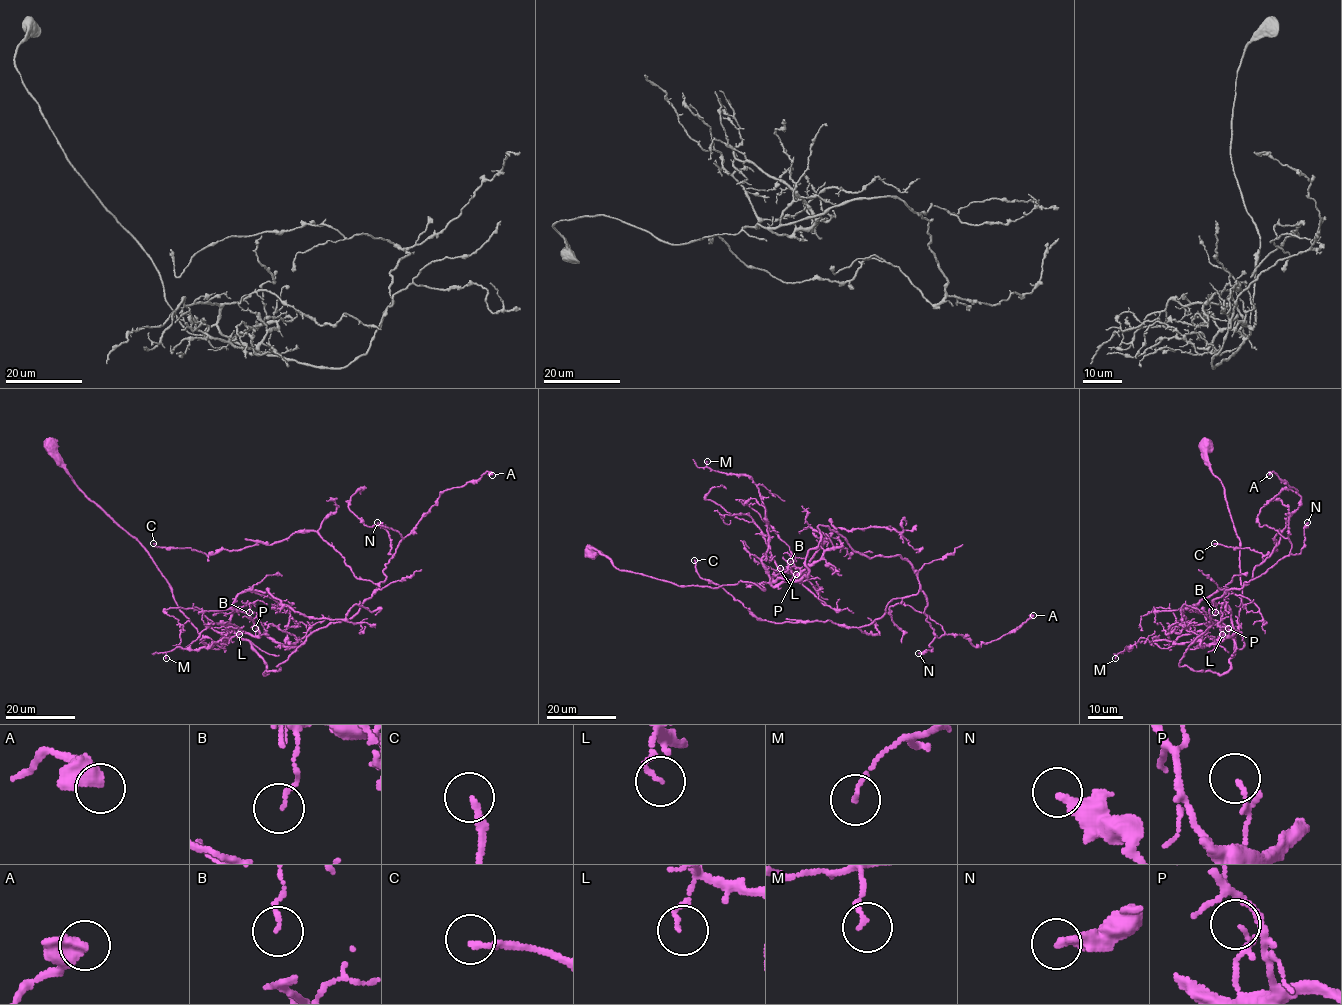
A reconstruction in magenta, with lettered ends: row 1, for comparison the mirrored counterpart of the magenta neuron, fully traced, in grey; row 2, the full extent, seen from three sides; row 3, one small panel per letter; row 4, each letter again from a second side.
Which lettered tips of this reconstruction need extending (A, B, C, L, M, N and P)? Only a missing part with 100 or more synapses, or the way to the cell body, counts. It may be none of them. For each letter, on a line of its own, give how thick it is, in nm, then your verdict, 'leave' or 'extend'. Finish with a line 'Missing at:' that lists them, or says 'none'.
A: 400 nm thick; leave
B: 110 nm thick; leave
C: 180 nm thick; leave
L: 120 nm thick; leave
M: 120 nm thick; leave
N: 280 nm thick; leave
P: 80 nm thick; leave
Missing at: none

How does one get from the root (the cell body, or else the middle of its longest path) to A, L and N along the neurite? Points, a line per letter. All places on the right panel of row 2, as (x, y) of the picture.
A: (1205, 445), (1244, 645), (1222, 674), (1180, 666), (1213, 601), (1289, 553), (1301, 497), (1269, 475)
L: (1205, 445), (1204, 462), (1222, 485), (1240, 541), (1235, 640), (1243, 647), (1238, 631), (1222, 634)
N: (1205, 445), (1240, 541), (1244, 645), (1236, 632), (1222, 674), (1180, 666), (1213, 601), (1299, 553), (1307, 522)

